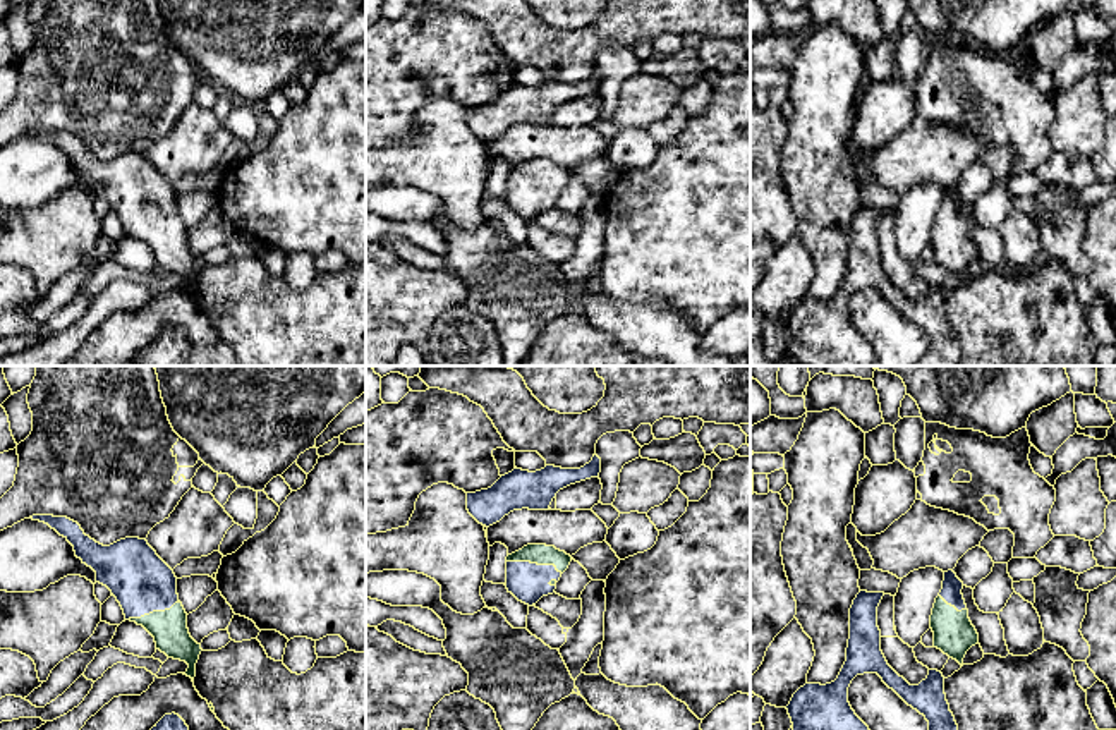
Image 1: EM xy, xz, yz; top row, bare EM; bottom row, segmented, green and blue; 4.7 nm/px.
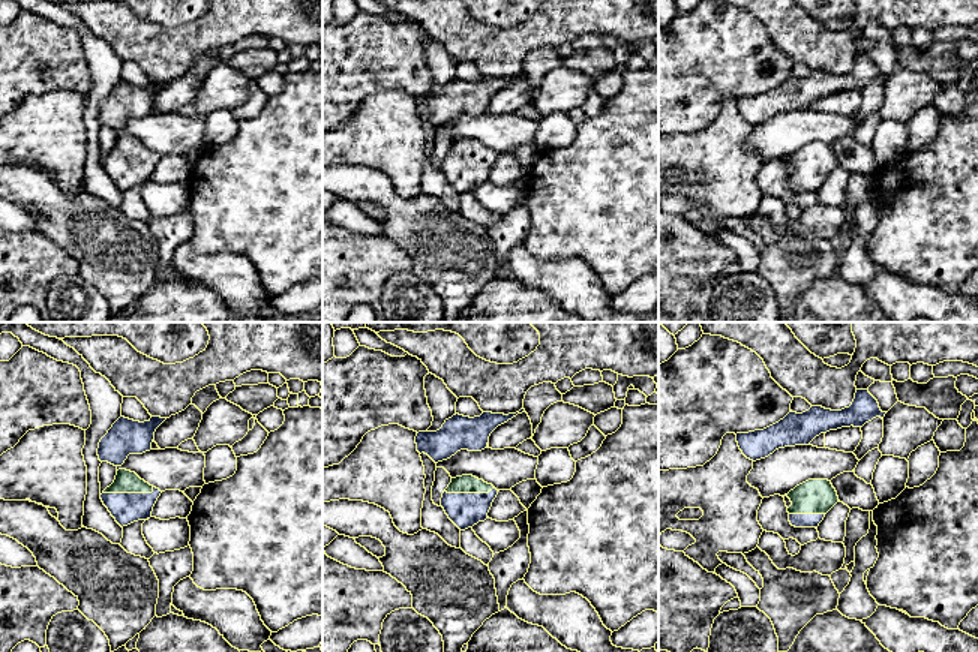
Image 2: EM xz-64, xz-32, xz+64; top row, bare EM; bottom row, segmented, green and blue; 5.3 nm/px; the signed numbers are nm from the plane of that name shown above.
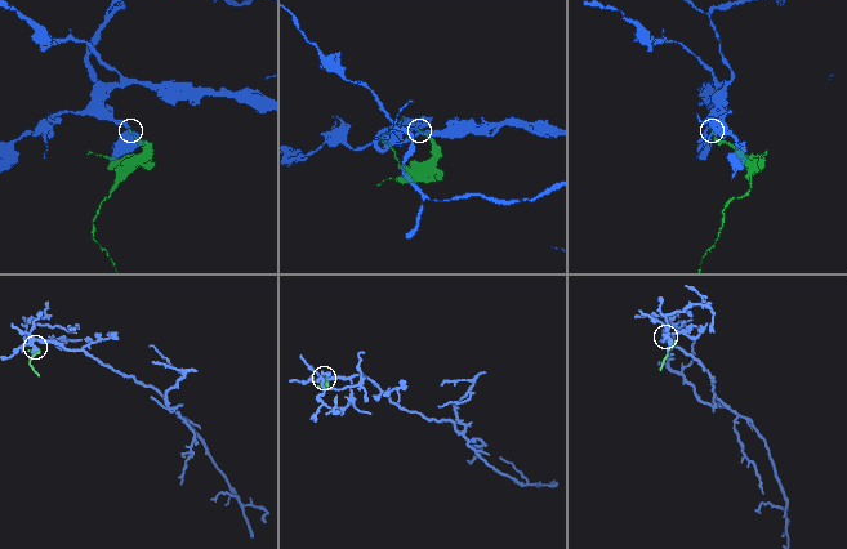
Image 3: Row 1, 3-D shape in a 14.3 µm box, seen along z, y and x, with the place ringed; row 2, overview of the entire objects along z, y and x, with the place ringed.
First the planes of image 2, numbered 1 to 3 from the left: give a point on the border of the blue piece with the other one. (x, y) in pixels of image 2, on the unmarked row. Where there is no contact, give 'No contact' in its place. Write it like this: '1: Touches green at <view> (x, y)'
1: Touches green at xz-64 (129, 156)
2: Touches green at xz-32 (468, 156)
3: Touches green at xz+64 (807, 177)

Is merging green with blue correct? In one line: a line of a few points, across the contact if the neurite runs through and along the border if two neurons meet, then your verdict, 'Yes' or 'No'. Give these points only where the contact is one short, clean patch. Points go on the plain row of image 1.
Yes

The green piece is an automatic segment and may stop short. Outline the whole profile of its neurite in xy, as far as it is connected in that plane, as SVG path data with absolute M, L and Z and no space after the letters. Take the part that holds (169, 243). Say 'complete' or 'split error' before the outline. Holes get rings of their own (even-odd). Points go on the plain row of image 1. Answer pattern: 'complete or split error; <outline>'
split error; M33 131L64 151L76 172L96 187L96 198L106 201L120 218L125 235L143 240L168 273L189 280L185 290L194 295L201 270L187 244L187 228L179 216L177 192L146 155L125 153L103 161L84 149L67 132Z

